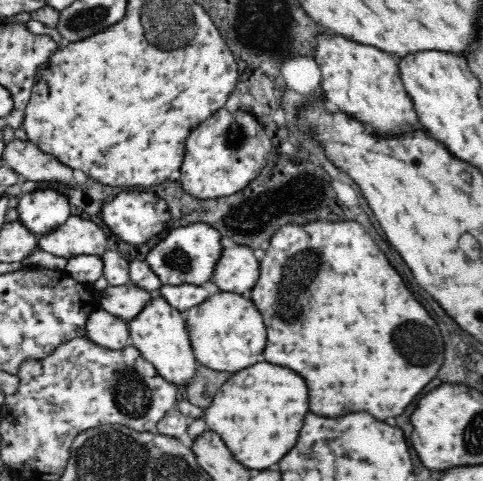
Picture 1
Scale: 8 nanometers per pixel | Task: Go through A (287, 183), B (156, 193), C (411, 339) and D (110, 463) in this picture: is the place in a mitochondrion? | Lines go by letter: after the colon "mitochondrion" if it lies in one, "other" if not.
A: other
B: other
C: mitochondrion
D: mitochondrion

